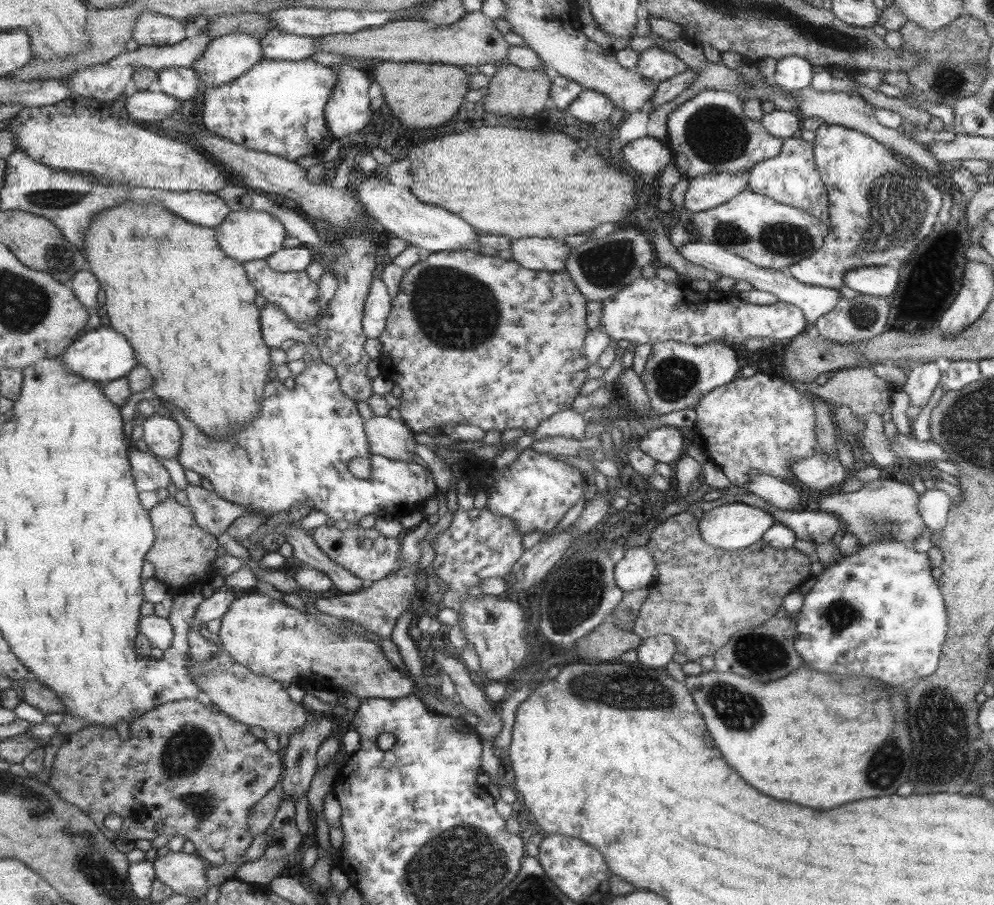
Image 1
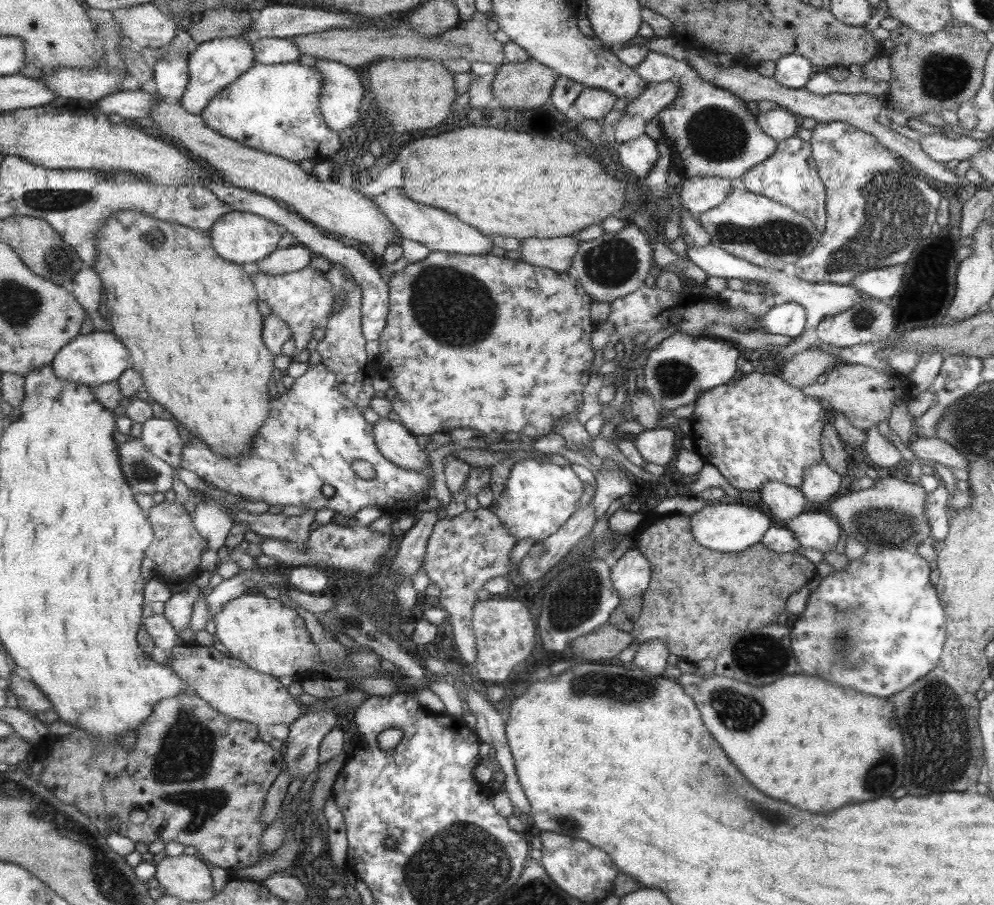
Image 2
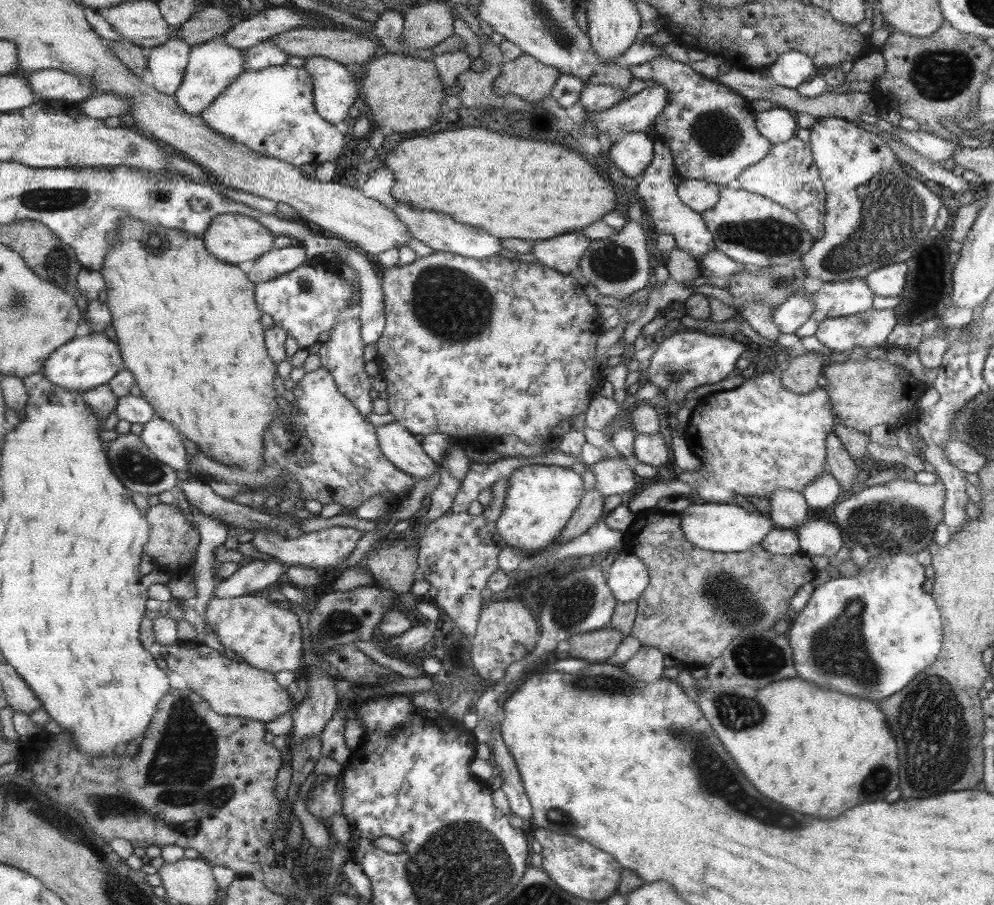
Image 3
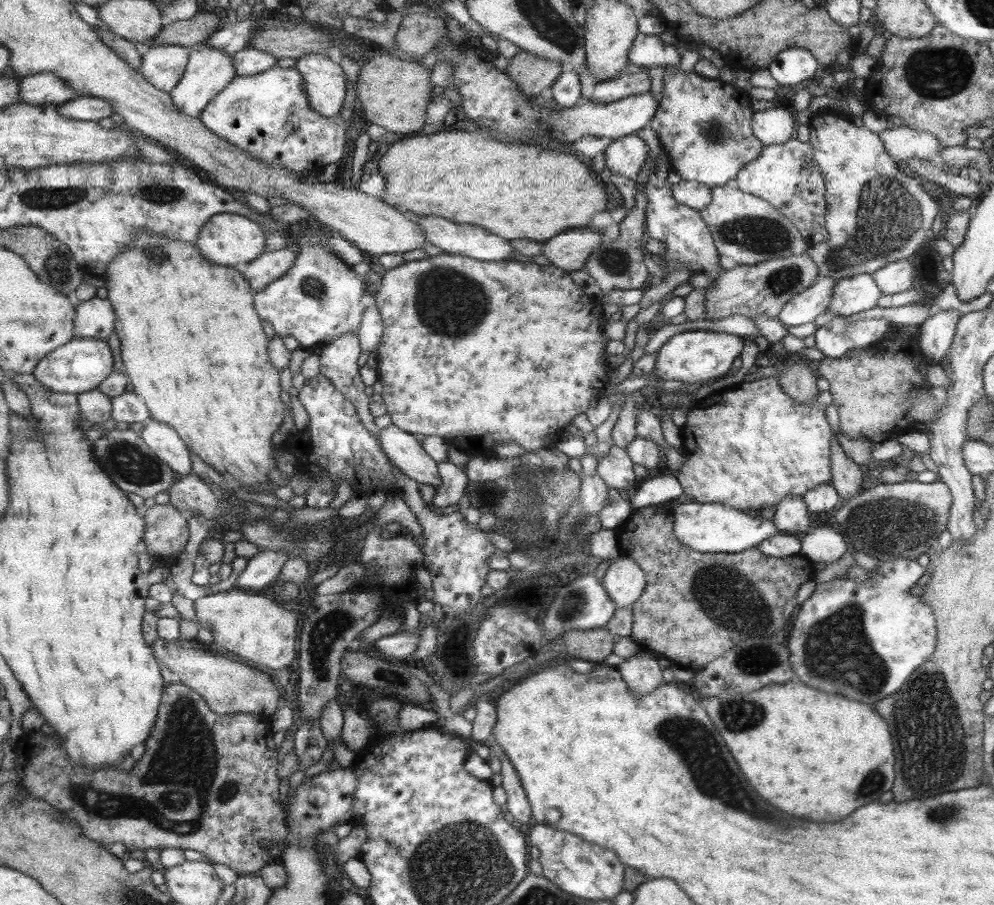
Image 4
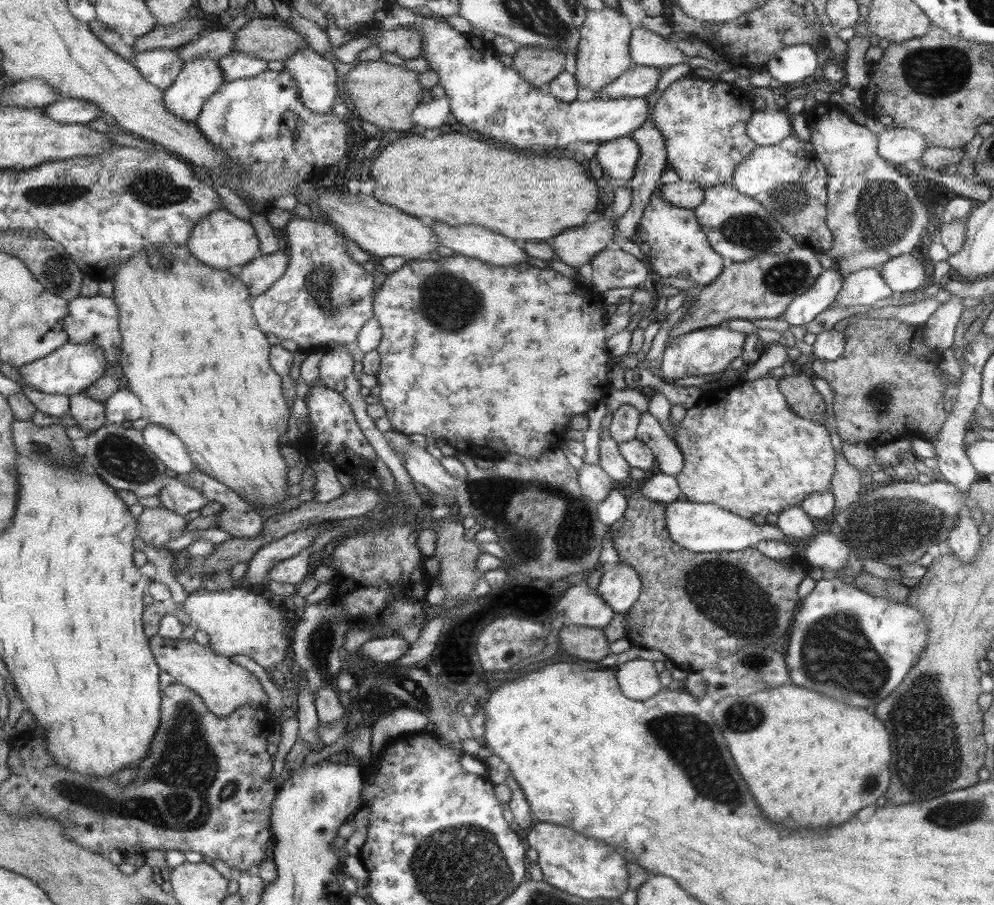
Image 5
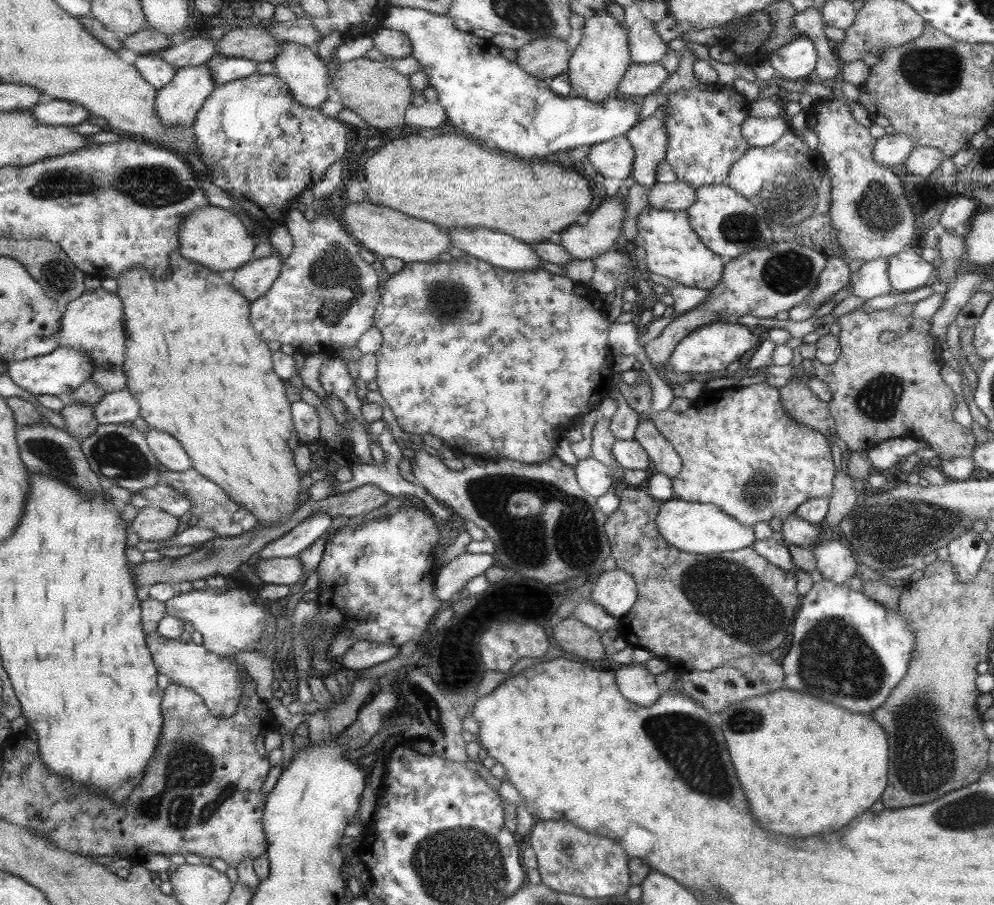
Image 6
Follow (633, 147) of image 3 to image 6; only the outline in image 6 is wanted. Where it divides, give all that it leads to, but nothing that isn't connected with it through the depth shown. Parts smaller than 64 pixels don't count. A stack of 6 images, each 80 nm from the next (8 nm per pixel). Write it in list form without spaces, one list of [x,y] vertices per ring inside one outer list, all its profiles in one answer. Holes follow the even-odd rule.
[[[624,136],[603,141],[589,147],[586,166],[595,178],[627,178],[634,150]]]

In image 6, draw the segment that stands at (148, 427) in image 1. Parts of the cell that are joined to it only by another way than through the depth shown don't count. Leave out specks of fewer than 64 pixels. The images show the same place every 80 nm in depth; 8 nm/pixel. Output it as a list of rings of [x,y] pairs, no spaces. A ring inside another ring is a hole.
[[[156,429],[147,432],[146,437],[162,468],[175,472],[185,472],[194,468],[194,462],[191,461],[187,450],[170,433]]]

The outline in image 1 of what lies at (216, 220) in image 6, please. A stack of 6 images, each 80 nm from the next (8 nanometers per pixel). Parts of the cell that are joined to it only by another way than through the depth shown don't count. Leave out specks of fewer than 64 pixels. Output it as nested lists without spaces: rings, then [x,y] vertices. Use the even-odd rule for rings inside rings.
[[[243,209],[231,211],[230,215],[217,228],[217,236],[220,247],[227,256],[247,263],[254,260],[263,260],[283,249],[283,242],[288,237],[286,226],[270,212]]]

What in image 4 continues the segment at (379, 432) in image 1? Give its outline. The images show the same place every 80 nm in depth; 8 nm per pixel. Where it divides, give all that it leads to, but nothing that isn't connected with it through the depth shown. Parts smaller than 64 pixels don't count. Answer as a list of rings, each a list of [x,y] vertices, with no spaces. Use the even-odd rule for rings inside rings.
[[[396,425],[381,430],[381,435],[382,450],[411,480],[419,485],[440,485],[442,480],[436,468],[437,463],[427,456],[413,435],[407,434]]]

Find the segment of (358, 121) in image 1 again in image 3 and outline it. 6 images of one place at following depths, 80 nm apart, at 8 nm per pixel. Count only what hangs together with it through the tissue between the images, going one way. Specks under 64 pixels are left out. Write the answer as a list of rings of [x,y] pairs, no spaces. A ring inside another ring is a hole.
[[[320,56],[306,59],[303,66],[314,80],[317,112],[331,124],[341,122],[359,94],[351,72],[339,61]]]

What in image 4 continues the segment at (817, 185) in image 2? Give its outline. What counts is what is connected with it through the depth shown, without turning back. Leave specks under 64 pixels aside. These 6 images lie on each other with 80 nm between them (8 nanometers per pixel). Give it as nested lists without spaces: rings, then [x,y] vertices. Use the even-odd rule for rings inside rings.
[[[793,137],[780,145],[763,146],[759,156],[745,164],[735,178],[739,191],[761,197],[787,220],[793,221],[799,234],[803,234],[801,238],[809,240],[809,246],[828,242],[829,238],[824,227],[827,204],[824,180],[813,156],[814,149],[808,142],[800,142]]]

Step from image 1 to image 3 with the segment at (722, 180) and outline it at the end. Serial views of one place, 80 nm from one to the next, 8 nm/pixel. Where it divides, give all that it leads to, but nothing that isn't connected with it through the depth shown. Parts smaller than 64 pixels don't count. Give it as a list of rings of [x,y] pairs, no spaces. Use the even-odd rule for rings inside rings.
[[[682,179],[677,194],[684,205],[701,214],[718,202],[719,187],[705,180]]]

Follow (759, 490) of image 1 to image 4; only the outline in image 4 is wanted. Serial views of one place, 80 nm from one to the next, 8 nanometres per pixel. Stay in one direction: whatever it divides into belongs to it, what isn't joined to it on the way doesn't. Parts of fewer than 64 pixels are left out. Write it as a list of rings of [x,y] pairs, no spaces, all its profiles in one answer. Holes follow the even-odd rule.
[[[786,496],[777,506],[773,515],[774,525],[779,534],[800,536],[807,533],[809,528],[809,513],[802,497]]]

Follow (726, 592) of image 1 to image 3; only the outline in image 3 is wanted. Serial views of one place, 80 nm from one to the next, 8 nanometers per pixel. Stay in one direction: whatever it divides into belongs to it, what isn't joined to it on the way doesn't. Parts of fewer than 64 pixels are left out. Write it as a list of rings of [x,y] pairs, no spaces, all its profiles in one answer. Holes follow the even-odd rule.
[[[655,507],[635,514],[635,520],[622,534],[622,544],[624,550],[639,557],[649,573],[649,586],[636,599],[636,615],[630,635],[642,646],[654,646],[673,661],[683,662],[684,669],[690,671],[717,659],[732,638],[747,633],[767,632],[773,629],[778,620],[792,618],[791,599],[798,594],[799,587],[810,584],[815,578],[816,570],[811,560],[802,553],[771,554],[759,545],[737,553],[709,552],[697,548],[682,535],[682,522],[677,514],[668,514]]]

